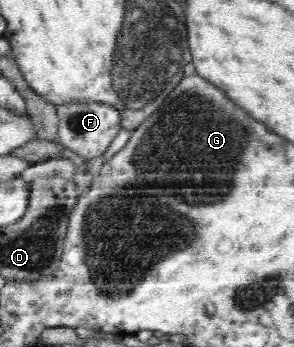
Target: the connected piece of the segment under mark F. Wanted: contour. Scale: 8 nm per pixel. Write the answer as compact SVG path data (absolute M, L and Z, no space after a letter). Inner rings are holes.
M76 100L56 107L56 137L85 160L102 155L122 128L123 112L103 102Z

